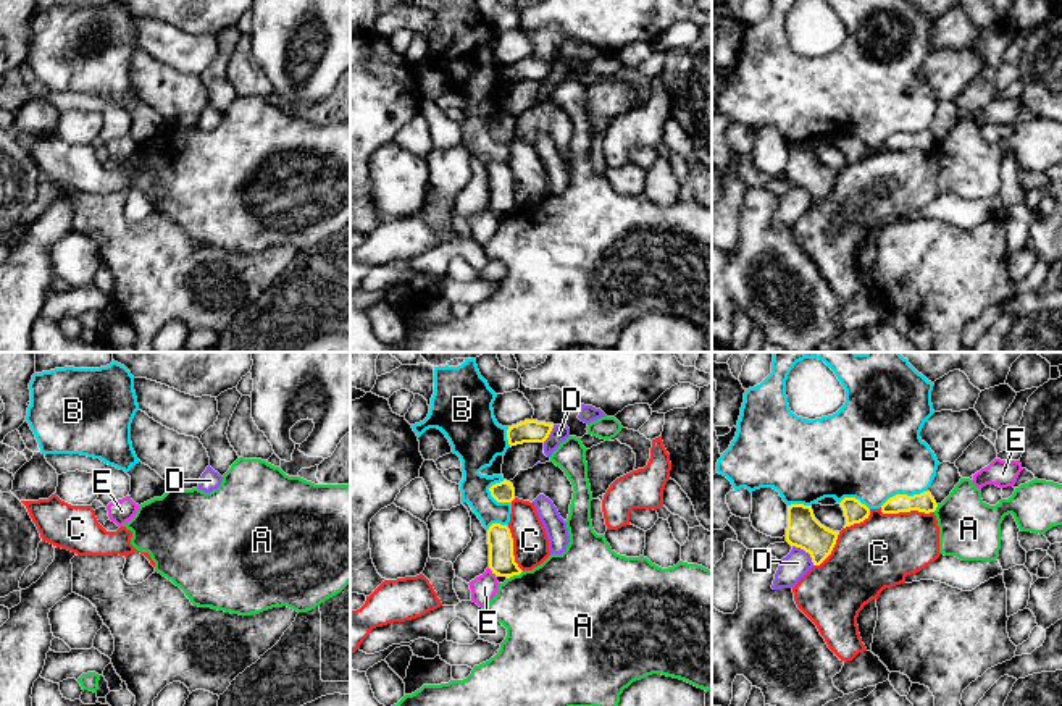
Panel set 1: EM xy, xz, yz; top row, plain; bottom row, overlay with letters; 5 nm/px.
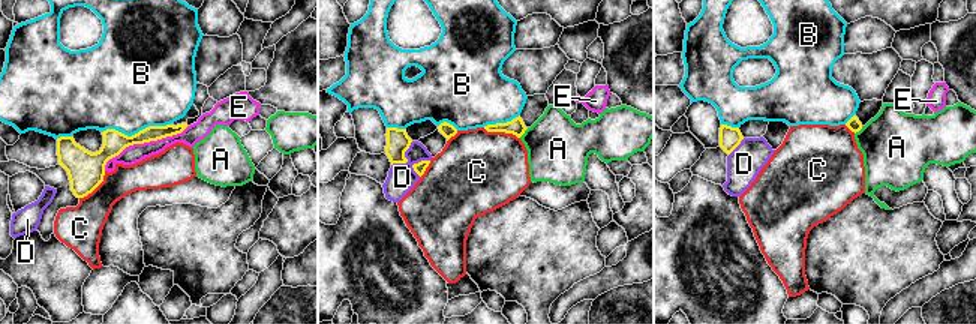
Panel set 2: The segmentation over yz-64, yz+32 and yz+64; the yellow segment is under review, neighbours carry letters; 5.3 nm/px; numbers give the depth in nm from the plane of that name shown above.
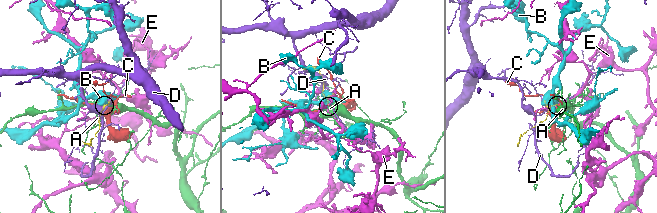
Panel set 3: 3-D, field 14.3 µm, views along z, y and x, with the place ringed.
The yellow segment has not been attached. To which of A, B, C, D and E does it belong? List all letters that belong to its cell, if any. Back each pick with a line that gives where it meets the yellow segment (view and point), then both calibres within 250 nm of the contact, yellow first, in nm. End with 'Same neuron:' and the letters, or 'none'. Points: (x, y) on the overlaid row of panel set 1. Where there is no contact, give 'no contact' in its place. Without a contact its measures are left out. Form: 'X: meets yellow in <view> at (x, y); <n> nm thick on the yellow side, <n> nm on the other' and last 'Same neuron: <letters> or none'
Same neuron: none

